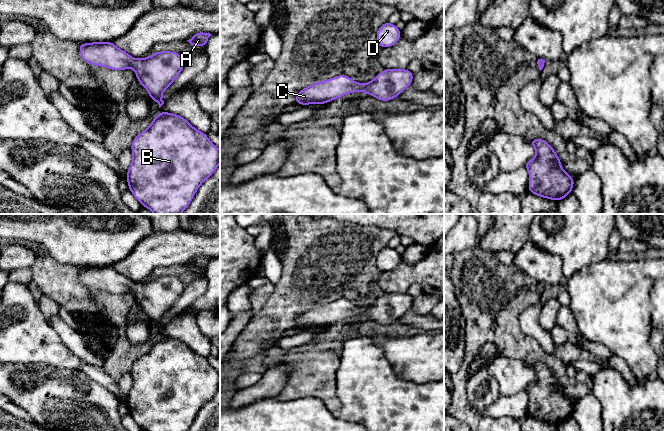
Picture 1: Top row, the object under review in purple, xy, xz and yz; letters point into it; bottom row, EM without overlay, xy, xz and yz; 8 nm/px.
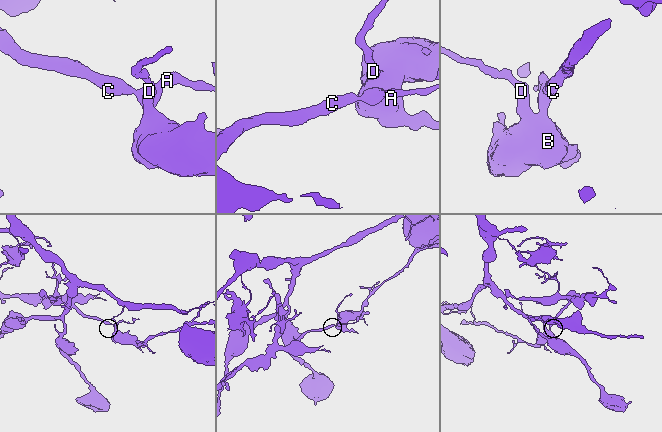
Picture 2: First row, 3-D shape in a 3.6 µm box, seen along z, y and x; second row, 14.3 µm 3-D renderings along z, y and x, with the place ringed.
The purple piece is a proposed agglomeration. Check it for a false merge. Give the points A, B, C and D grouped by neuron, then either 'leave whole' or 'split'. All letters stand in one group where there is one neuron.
A B C D; leave whole

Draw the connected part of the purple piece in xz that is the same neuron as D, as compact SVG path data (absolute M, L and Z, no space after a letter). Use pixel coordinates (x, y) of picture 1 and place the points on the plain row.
M386 246L377 255L376 264L381 272L388 272L397 267L401 262L401 255L395 250Z

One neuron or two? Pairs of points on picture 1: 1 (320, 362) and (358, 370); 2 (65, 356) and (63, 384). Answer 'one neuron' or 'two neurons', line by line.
1: two neurons
2: two neurons

